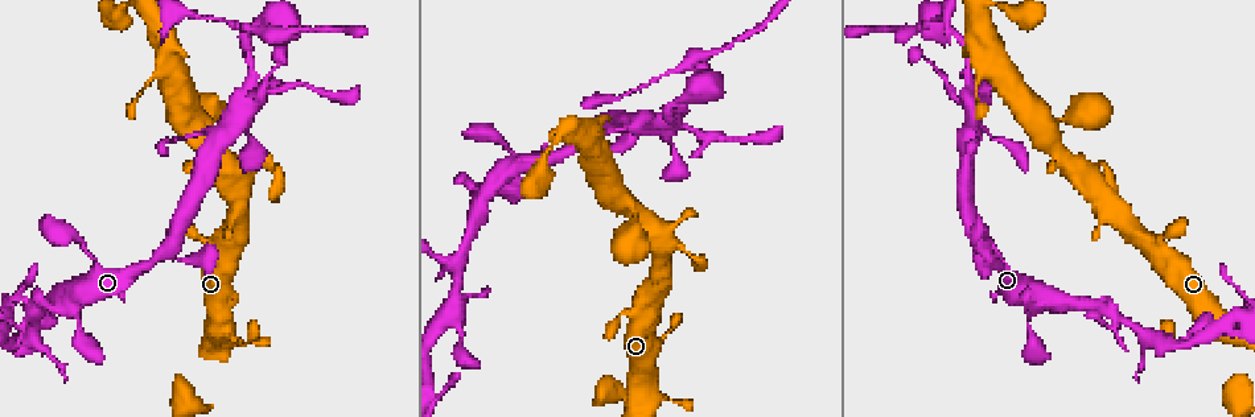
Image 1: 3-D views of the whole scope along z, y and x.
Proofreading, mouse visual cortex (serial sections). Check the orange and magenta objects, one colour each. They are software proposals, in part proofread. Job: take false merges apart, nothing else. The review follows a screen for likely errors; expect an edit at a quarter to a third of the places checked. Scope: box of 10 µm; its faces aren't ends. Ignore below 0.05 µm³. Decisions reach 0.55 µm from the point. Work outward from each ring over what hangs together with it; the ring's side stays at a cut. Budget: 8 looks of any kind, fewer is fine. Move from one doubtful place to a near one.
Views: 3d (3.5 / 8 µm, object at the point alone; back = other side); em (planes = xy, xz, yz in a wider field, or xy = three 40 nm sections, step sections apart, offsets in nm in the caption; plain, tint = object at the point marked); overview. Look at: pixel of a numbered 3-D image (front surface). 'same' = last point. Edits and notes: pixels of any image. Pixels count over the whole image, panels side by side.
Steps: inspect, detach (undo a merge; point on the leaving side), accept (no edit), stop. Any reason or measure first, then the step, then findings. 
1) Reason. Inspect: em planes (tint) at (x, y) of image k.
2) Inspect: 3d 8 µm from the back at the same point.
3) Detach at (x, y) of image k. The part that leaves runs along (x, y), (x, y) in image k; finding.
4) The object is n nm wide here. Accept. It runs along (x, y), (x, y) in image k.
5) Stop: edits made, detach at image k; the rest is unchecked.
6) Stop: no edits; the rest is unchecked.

Three arms meet. Inspect: 3d 3.5 µm at (673, 245) of image 1.

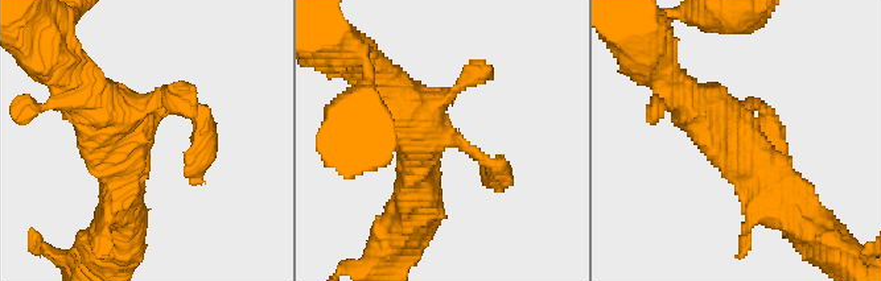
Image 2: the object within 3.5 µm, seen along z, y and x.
Shape alone is not enough. Inspect: em xy step 5 (tint) at (444, 139) of image 2.

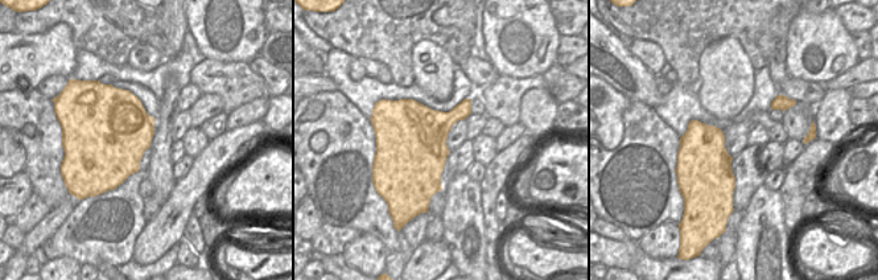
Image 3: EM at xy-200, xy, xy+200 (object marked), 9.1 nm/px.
Inspect: em xy step 1 (tint) at the same point.

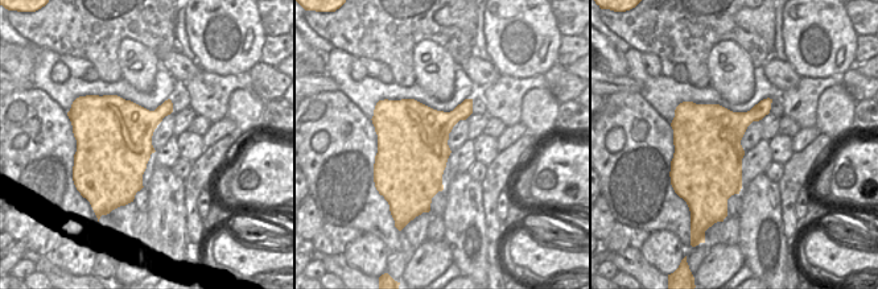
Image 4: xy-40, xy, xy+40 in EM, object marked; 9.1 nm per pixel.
The object is 600 nm wide here. Accept. It runs along (787, 202), (671, 81) in image 2; one cell here.

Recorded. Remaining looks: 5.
Four-way junction. Inspect: 3d 3.5 µm at (676, 127) of image 1.

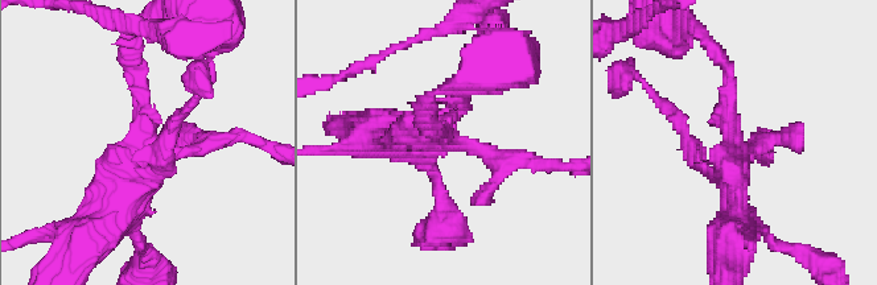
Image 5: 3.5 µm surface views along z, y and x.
4 arms meet here; the arms are 200, 200, 250, 350 nm wide; now the EM. Inspect: em xy step 1 (tint) at (733, 150) of image 5.

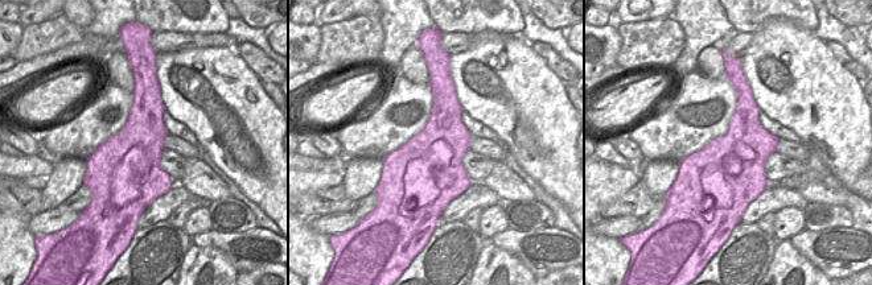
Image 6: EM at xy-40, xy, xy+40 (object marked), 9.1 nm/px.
Another direction. Inspect: em planes (tint) at the same point.

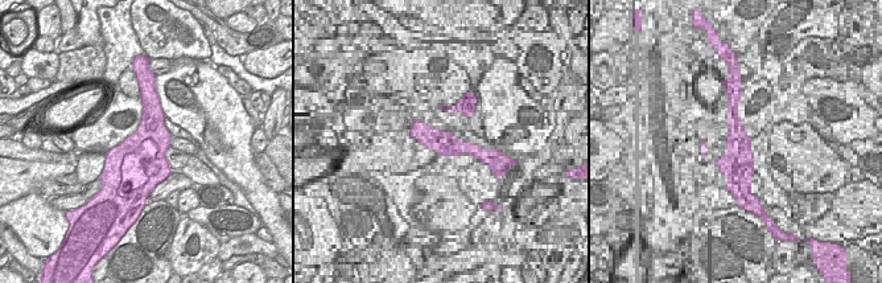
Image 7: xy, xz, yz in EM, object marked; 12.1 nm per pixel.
Accept. One cell here.

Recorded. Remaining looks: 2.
Two arms in line, one across. Inspect: 3d 8 µm from the back at (684, 65) of image 1.

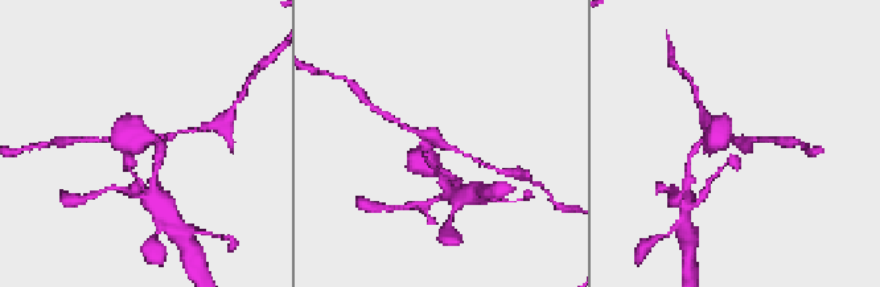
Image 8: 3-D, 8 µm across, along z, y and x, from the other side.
Need the tissue. Inspect: em xy step 3 (tint) at the same point.

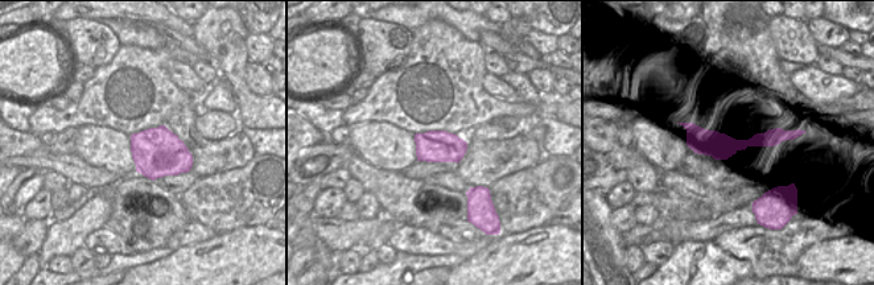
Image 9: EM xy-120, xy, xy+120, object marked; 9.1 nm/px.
The arms are 150, 200, 500 nm wide. Detach at (748, 146) of image 8. The part that leaves runs along (436, 146), (432, 135), (393, 119) in image 8; two cells meet here.

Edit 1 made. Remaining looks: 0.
Stop: edits made, detach at image 8; the rest is unchecked.

